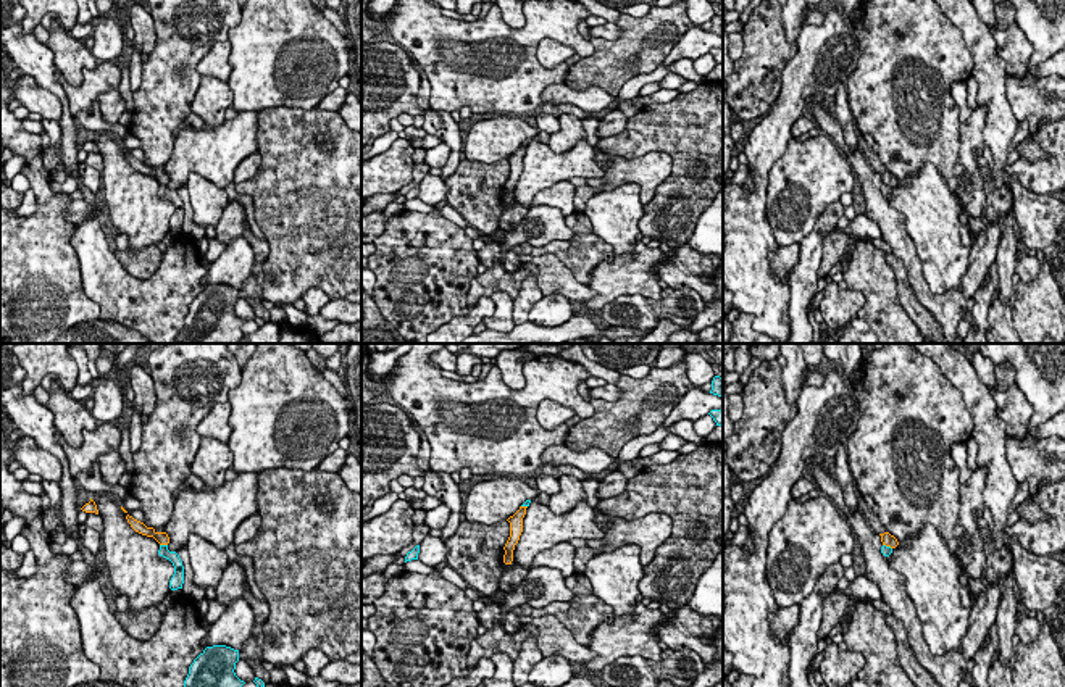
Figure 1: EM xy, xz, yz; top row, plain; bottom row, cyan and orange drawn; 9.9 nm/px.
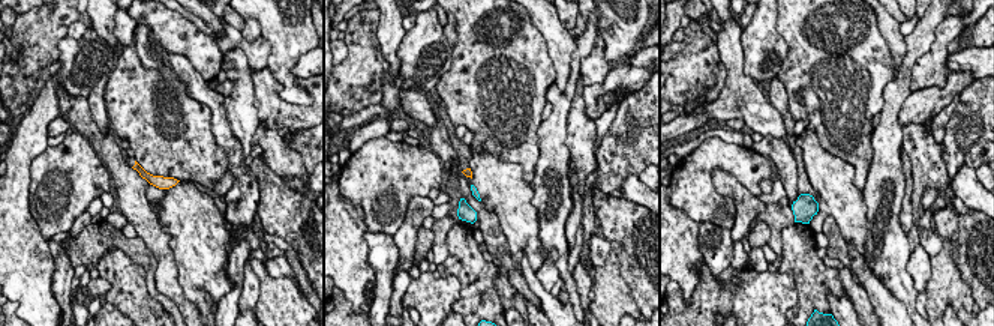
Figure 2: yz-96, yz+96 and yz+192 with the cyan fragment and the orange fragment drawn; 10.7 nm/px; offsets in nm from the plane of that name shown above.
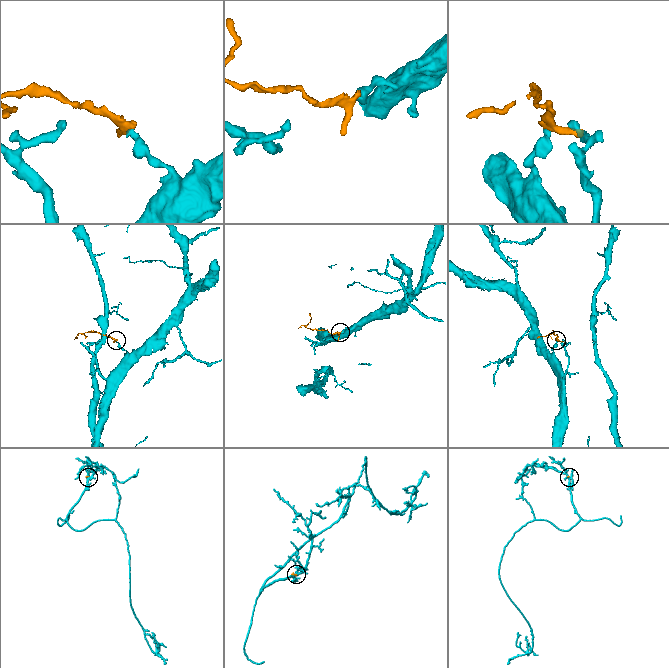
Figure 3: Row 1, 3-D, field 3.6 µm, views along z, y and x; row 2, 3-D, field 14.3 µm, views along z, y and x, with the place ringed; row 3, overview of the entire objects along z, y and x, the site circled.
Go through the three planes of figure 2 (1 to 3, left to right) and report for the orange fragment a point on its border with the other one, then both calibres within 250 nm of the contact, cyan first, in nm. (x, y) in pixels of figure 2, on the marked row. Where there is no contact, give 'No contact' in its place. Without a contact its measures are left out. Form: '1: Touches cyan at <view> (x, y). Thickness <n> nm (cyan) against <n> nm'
1: No contact
2: No contact
3: No contact

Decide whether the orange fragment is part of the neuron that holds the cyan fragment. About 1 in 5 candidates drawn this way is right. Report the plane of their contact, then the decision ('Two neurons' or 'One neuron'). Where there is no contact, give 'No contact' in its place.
Touches cyan in xy. Two neurons

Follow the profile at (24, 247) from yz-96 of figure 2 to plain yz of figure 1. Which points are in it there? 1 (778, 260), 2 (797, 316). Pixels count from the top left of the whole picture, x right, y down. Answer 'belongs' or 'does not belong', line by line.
1: does not belong
2: does not belong

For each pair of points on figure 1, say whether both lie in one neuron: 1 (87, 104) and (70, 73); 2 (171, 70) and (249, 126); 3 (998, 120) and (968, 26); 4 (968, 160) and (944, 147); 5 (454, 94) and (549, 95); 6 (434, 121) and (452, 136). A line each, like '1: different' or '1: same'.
1: different
2: different
3: same
4: different
5: different
6: same

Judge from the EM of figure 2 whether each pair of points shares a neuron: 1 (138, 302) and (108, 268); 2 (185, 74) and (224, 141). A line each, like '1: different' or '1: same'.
1: same
2: same

